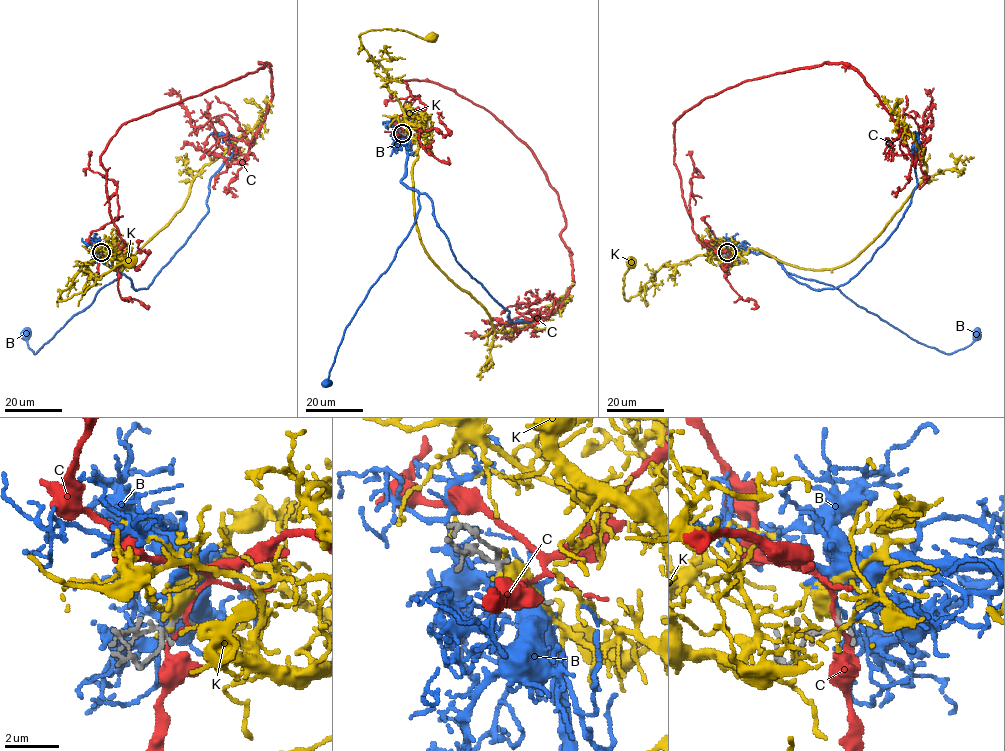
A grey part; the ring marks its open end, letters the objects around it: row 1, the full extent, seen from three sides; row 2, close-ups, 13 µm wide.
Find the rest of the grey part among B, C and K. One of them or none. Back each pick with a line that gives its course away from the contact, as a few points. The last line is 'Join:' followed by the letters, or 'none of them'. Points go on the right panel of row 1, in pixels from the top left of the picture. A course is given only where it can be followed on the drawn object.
B: via (727, 252), (743, 248), (769, 254), (792, 274), (833, 285), (911, 338), (947, 354), (969, 346), (976, 335)
Join: B

